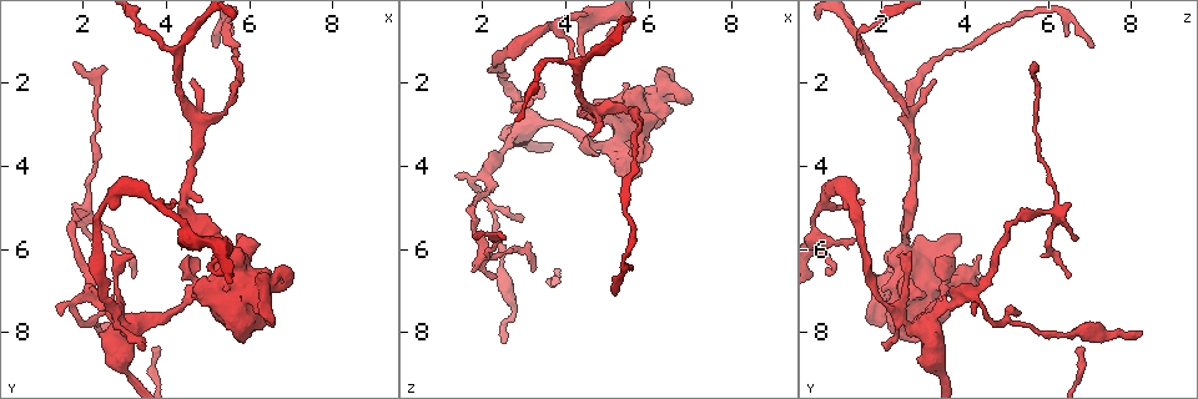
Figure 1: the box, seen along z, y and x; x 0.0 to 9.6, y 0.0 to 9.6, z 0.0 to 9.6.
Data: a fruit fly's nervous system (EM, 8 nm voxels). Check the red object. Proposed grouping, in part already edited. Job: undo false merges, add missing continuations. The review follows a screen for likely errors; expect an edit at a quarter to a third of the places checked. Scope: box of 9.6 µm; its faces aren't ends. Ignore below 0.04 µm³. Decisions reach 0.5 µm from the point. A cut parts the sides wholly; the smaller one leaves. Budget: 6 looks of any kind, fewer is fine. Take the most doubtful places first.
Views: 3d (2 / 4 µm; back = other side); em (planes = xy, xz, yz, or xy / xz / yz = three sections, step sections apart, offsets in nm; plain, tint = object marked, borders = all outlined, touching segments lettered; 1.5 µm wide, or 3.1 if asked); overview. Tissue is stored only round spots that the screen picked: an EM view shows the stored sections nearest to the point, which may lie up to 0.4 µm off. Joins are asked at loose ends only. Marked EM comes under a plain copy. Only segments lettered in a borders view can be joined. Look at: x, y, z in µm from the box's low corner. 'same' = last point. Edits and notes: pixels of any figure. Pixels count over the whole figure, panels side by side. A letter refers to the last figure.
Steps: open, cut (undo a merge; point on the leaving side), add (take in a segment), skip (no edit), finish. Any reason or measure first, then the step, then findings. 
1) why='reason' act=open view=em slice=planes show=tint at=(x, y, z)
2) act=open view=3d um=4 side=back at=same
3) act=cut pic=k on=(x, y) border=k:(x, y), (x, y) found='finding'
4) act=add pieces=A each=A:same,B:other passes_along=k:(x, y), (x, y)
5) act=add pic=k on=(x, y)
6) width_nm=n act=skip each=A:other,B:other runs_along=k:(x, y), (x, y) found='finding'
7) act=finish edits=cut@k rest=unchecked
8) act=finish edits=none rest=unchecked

why='an open end' act=open view=em slice=planes show=borders at=(3.25, 6.70, 6.55)

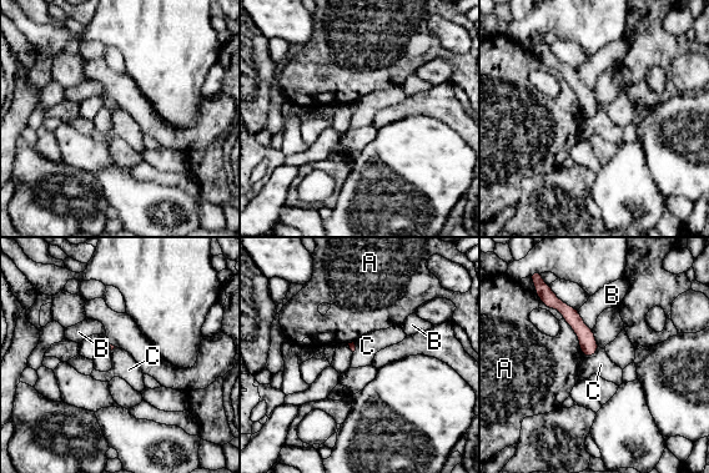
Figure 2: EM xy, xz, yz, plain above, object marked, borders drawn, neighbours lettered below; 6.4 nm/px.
act=skip each=A:other,B:other,C:other runs_along=2:(551, 302), (576, 321), (589, 353) found='none of them fits'

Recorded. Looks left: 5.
why='stops while still wide' act=open view=3d um=2 at=(6.20, 5.85, 2.85)

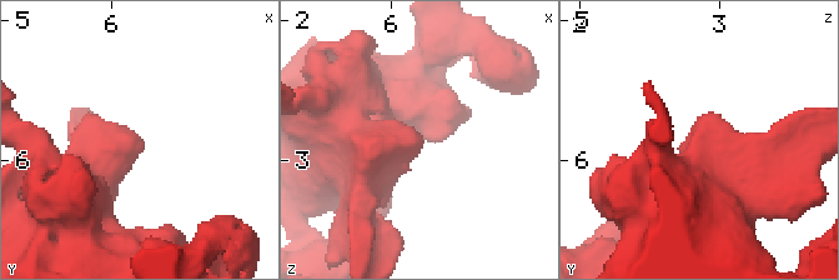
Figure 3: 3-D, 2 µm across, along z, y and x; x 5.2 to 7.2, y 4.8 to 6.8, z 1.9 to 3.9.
why='now the EM' act=open view=em slice=planes show=borders at=(6.20, 5.88, 2.90)

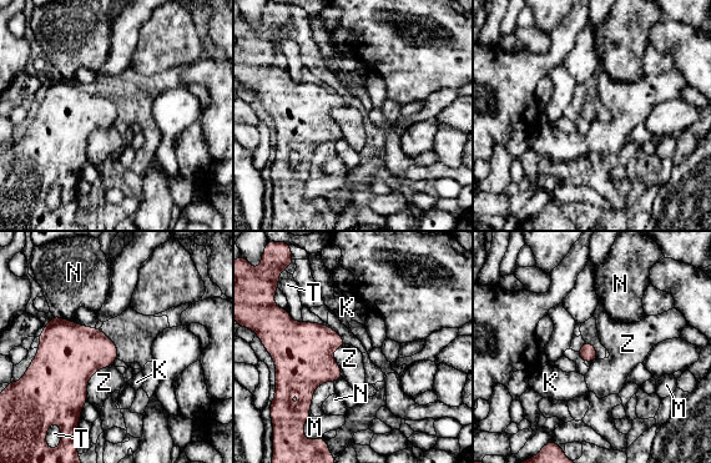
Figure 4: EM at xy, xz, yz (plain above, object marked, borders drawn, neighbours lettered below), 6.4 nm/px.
act=skip each=K:other,M:other,N:other,T:other,Z:other border=4:(111, 365), (90, 378), (86, 401) found='none of them fits'

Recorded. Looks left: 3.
why='thin end' act=open view=3d um=2 side=back at=(4.15, 4.90, 1.65)

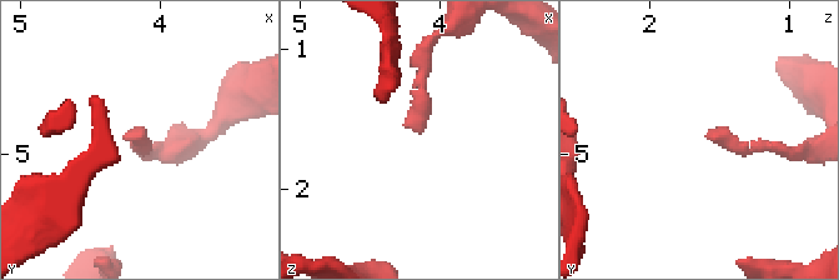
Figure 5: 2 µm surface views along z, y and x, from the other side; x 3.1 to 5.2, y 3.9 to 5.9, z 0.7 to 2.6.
act=open view=em slice=planes show=borders at=(4.14, 4.86, 1.62)

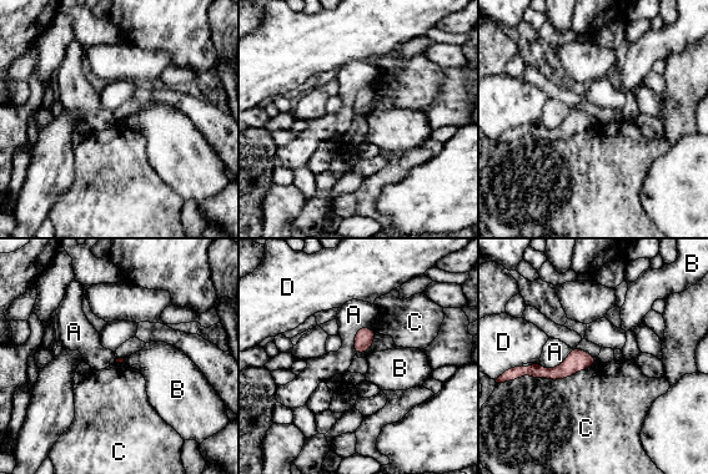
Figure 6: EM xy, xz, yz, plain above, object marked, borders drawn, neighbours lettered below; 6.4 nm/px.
longest_contact=C:360nm act=skip each=A:other,B:other,C:other,D:other found='no lettered segment goes on from it'

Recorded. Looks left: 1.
act=finish edits=none rest=unchecked

